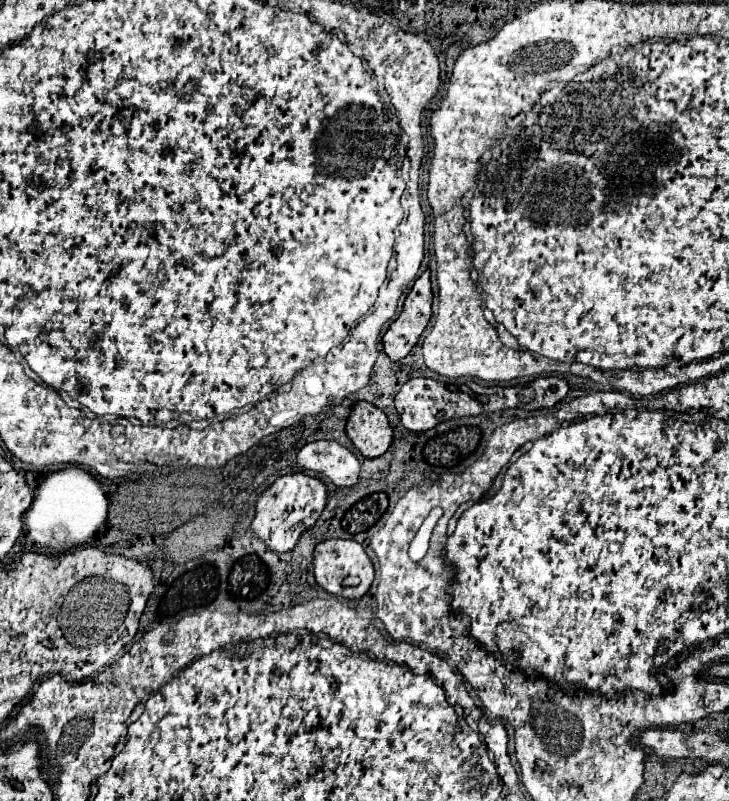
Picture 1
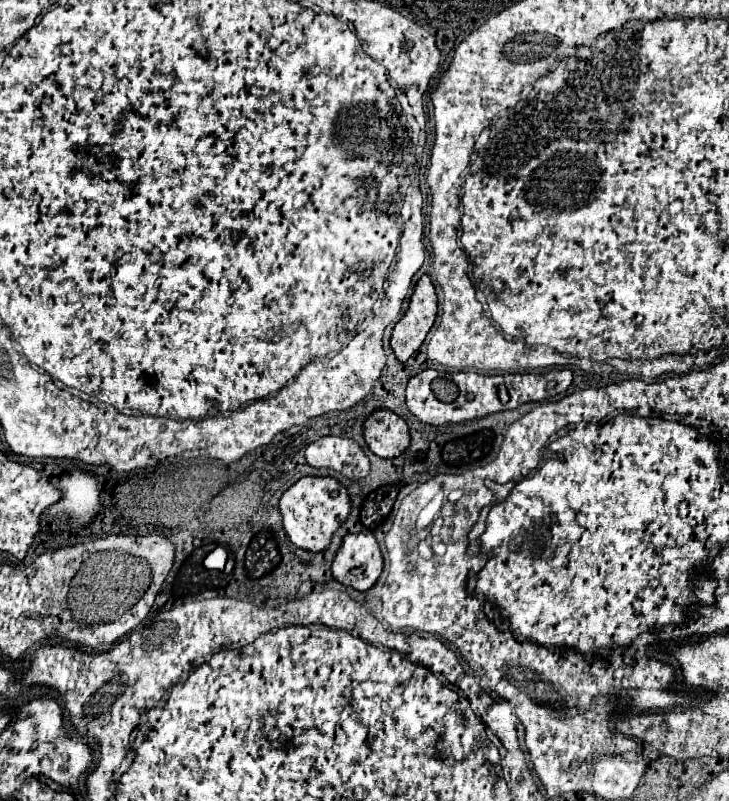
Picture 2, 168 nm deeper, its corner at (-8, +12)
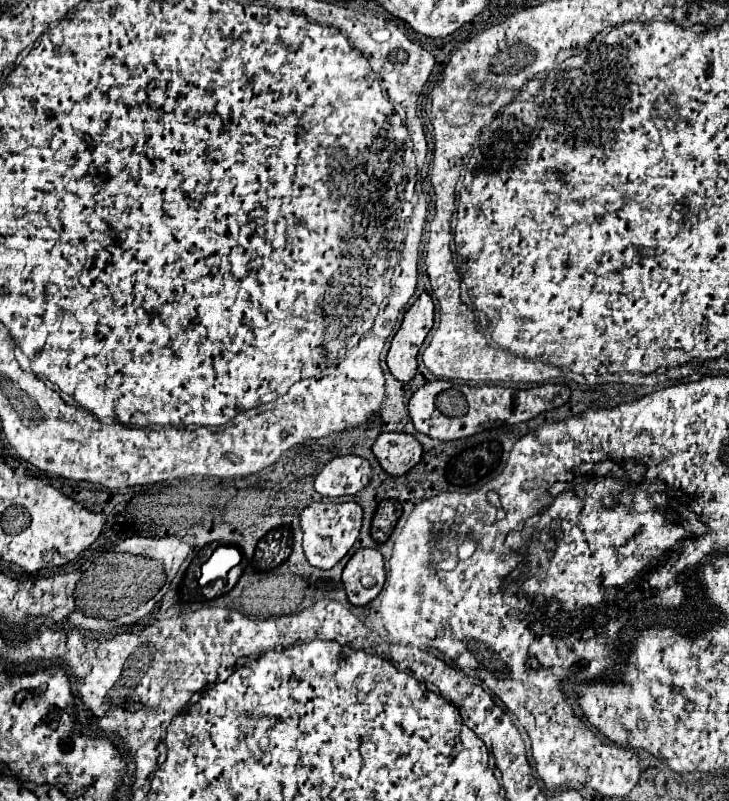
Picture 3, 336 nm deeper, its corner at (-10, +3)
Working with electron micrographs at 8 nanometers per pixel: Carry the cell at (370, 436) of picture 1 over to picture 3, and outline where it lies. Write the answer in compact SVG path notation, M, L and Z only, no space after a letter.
M381 433L373 445L373 453L379 465L393 477L405 475L413 469L421 457L423 447L421 443L407 433Z

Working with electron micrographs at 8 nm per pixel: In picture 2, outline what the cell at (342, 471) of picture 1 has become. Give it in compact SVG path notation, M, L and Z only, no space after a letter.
M321 436L305 450L307 464L315 468L333 468L349 480L361 480L369 474L369 458L357 442L341 436Z

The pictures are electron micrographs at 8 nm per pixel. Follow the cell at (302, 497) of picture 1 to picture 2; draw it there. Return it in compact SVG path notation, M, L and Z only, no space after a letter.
M303 476L291 488L287 488L279 500L279 512L283 516L283 528L289 540L305 550L325 550L333 532L349 514L349 494L331 476Z

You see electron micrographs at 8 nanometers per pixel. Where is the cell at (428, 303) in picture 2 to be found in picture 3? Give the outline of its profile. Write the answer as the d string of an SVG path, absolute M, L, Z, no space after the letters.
M429 293L405 311L403 323L391 341L387 353L387 367L397 381L411 381L417 373L417 353L433 325L433 301Z

